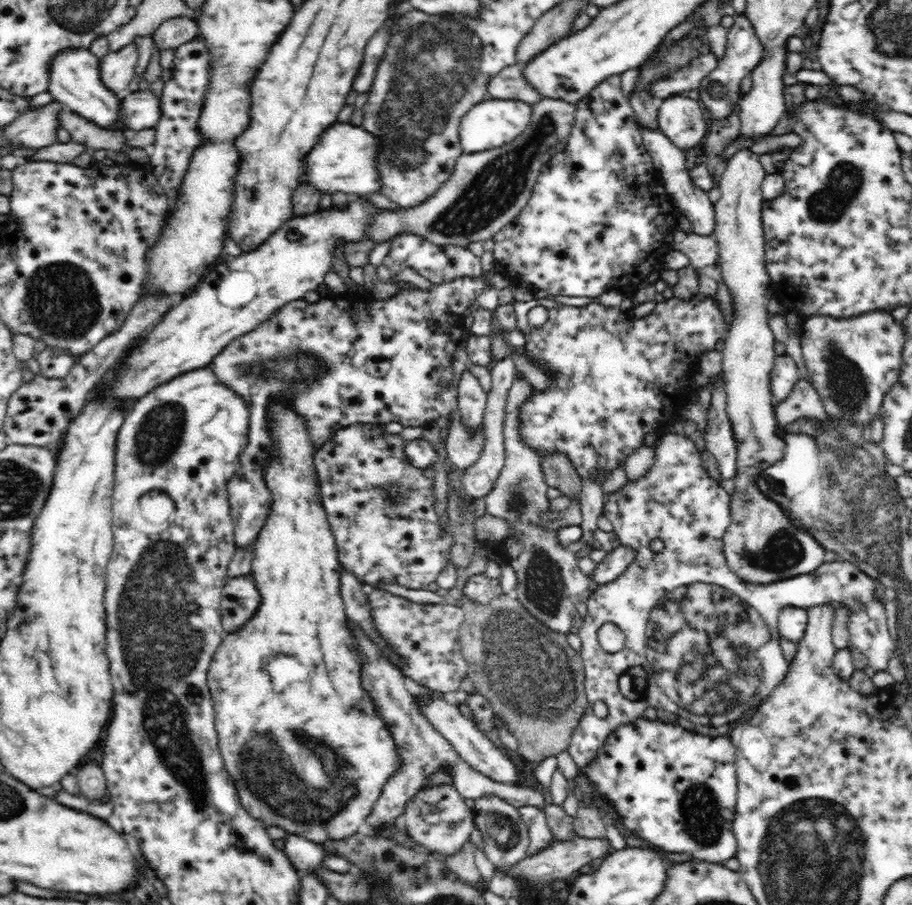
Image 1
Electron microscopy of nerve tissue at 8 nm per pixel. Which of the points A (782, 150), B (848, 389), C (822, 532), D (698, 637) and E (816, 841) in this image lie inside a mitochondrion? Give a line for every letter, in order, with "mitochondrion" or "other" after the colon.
A: other
B: mitochondrion
C: mitochondrion
D: mitochondrion
E: mitochondrion

